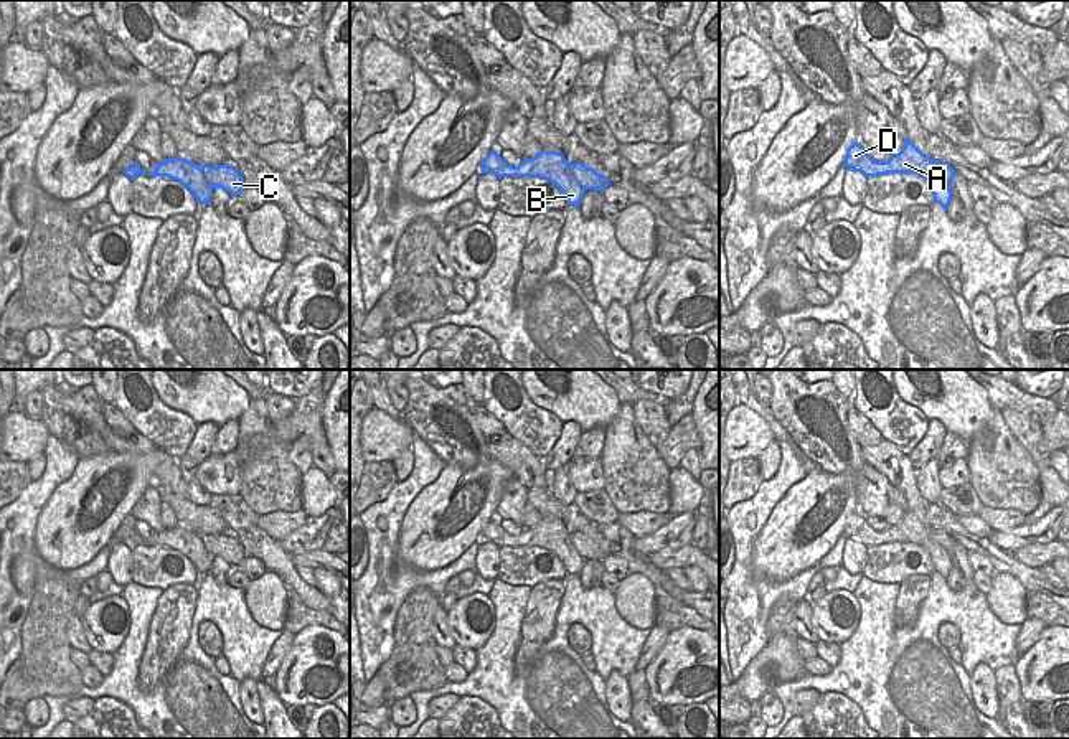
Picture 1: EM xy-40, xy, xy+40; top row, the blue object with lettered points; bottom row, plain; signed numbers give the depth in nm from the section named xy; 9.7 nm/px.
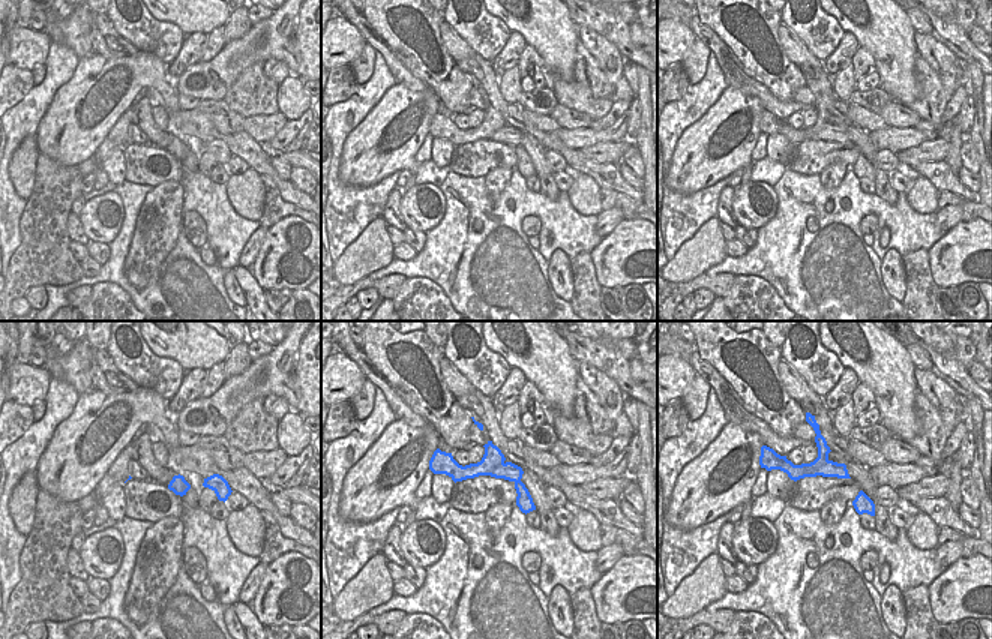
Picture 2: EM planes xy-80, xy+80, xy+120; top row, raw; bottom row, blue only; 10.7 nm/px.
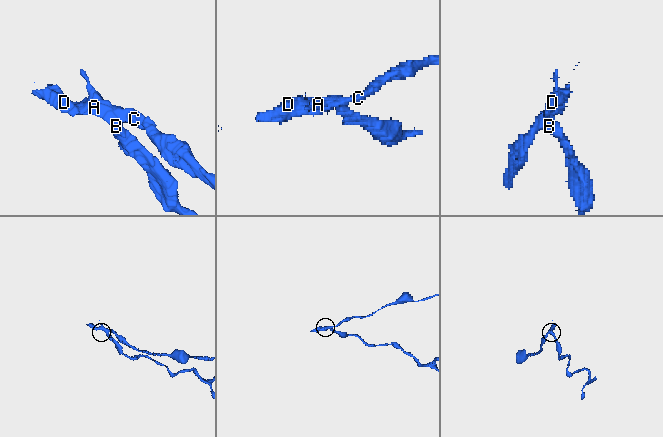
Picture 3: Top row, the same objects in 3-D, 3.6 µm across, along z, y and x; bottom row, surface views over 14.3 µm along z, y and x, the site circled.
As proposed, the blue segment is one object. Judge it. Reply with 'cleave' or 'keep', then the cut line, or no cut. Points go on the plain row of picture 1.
cleave; cut xy+40 (919, 543), (932, 540), (951, 553)

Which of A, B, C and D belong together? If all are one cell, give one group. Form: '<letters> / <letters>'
A C D / B

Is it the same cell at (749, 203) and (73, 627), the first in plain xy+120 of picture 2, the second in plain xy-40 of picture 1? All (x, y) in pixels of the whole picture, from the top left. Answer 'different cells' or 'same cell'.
different cells

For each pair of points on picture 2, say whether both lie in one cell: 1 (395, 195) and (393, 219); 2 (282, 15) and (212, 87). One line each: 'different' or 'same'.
1: same
2: same

